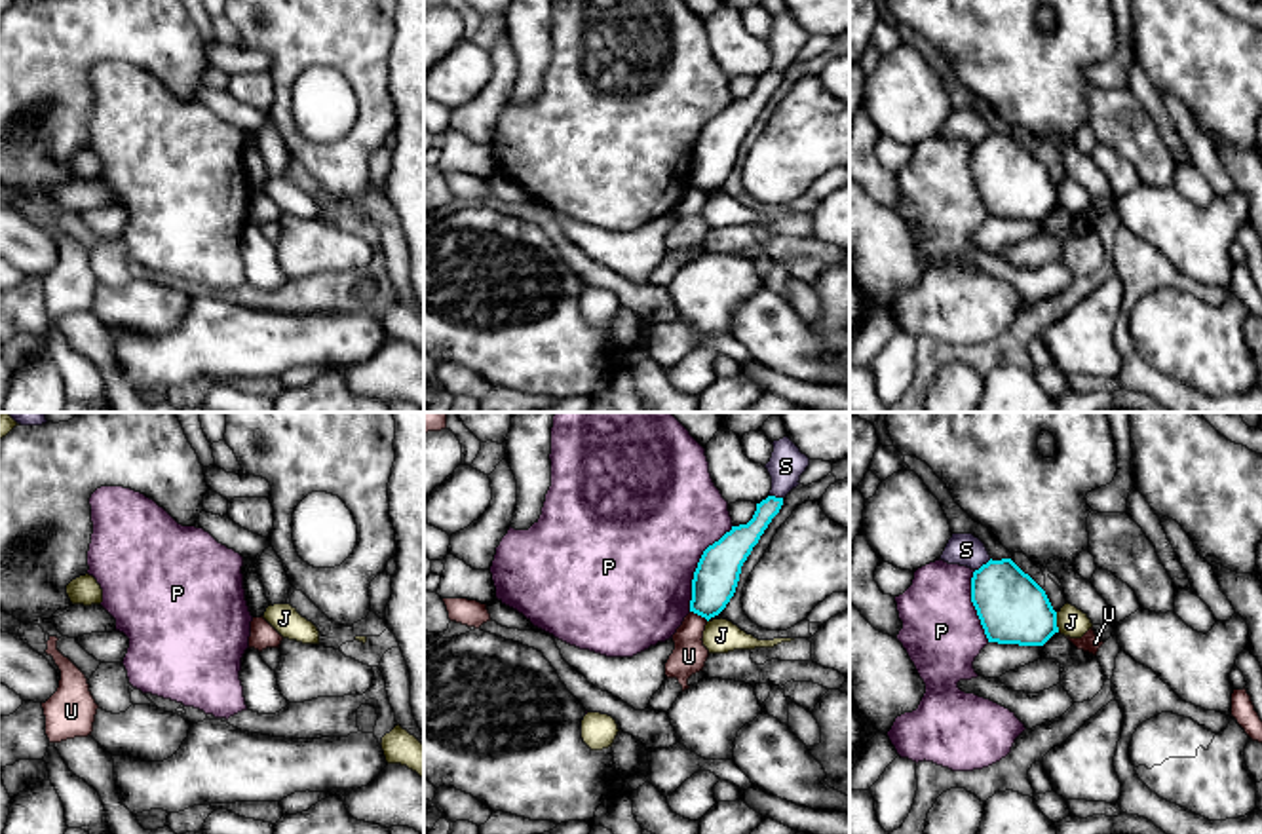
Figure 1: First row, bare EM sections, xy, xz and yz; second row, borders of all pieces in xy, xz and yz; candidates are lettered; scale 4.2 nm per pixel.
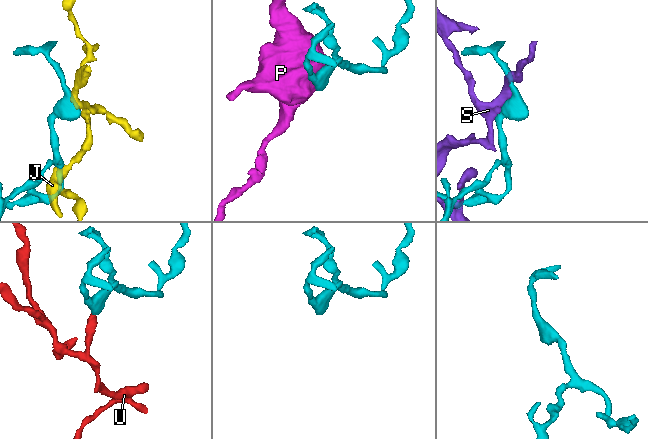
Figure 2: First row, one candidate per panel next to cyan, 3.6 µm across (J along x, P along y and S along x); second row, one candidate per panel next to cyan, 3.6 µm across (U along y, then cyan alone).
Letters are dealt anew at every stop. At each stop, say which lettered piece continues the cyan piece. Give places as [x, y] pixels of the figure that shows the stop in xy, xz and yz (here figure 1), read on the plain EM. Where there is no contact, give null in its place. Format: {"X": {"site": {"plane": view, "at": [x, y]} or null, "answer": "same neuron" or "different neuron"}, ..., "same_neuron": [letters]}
{"J": {"site": {"plane": "yz", "at": [1055, 196]}, "answer": "different neuron"}, "P": {"site": {"plane": "xz", "at": [698, 141]}, "answer": "different neuron"}, "S": {"site": {"plane": "yz", "at": [983, 139]}, "answer": "different neuron"}, "U": {"site": {"plane": "xz", "at": [700, 189]}, "answer": "different neuron"}, "same_neuron": []}

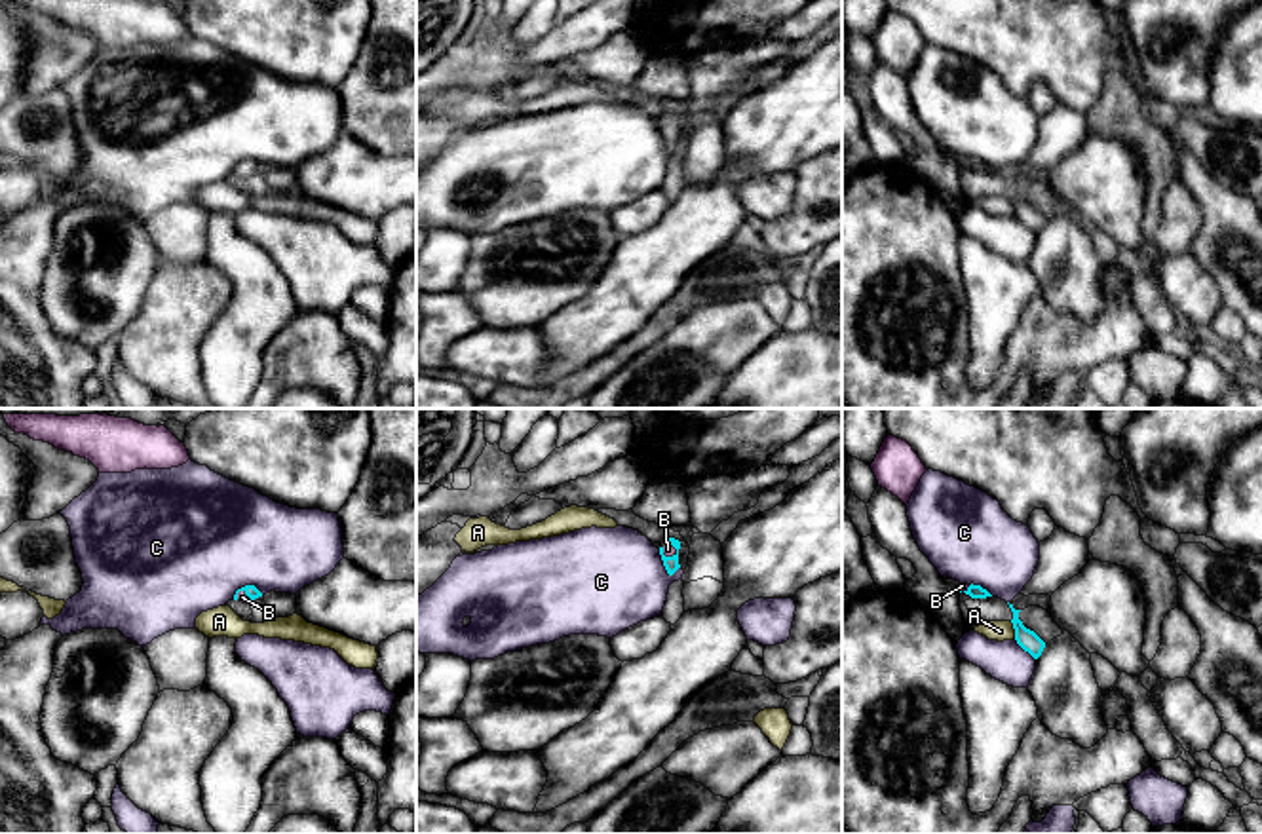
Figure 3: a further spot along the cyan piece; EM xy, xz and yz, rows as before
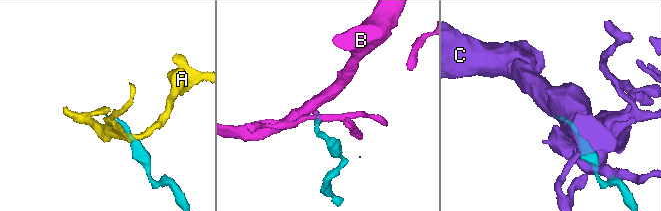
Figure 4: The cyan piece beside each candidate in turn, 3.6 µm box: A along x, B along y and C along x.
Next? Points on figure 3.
{"A": {"site": {"plane": "yz", "at": [1013, 202]}, "answer": "different neuron"}, "B": {"site": {"plane": "xz", "at": [675, 122]}, "answer": "same neuron"}, "C": {"site": {"plane": "xz", "at": [664, 137]}, "answer": "different neuron"}, "same_neuron": ["B"]}

